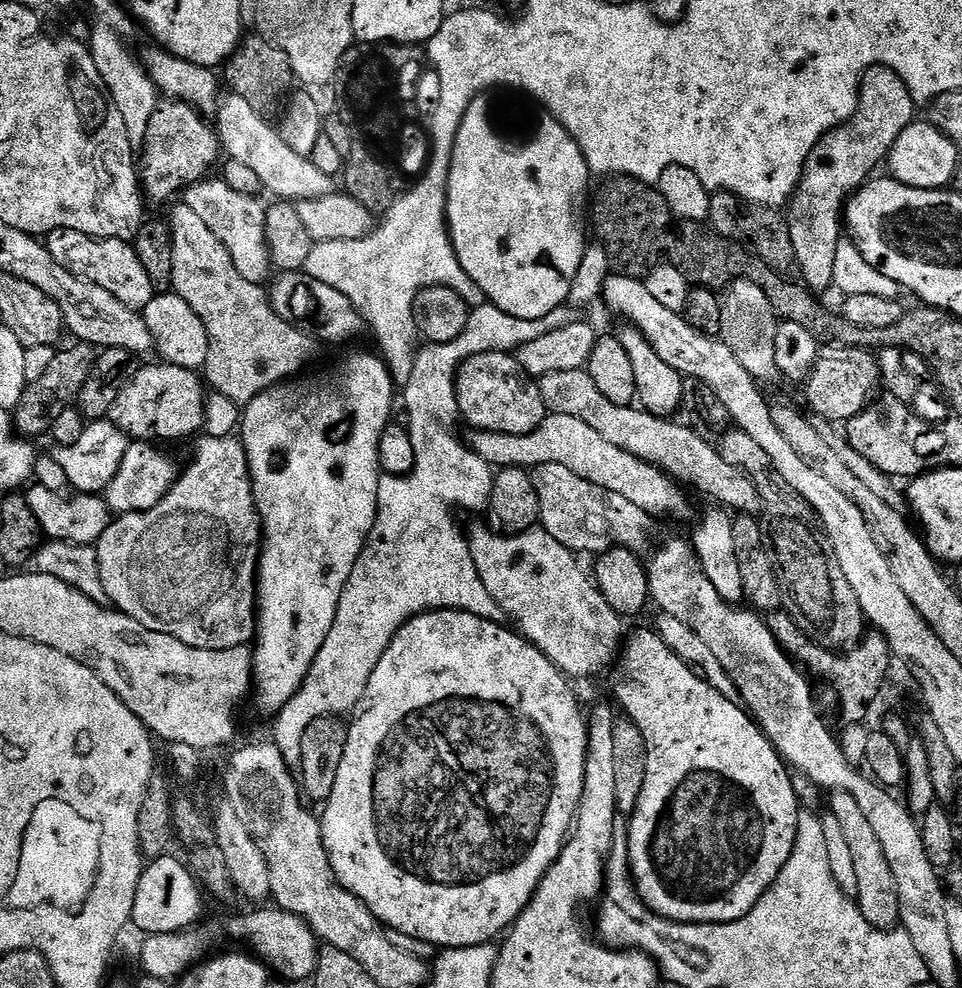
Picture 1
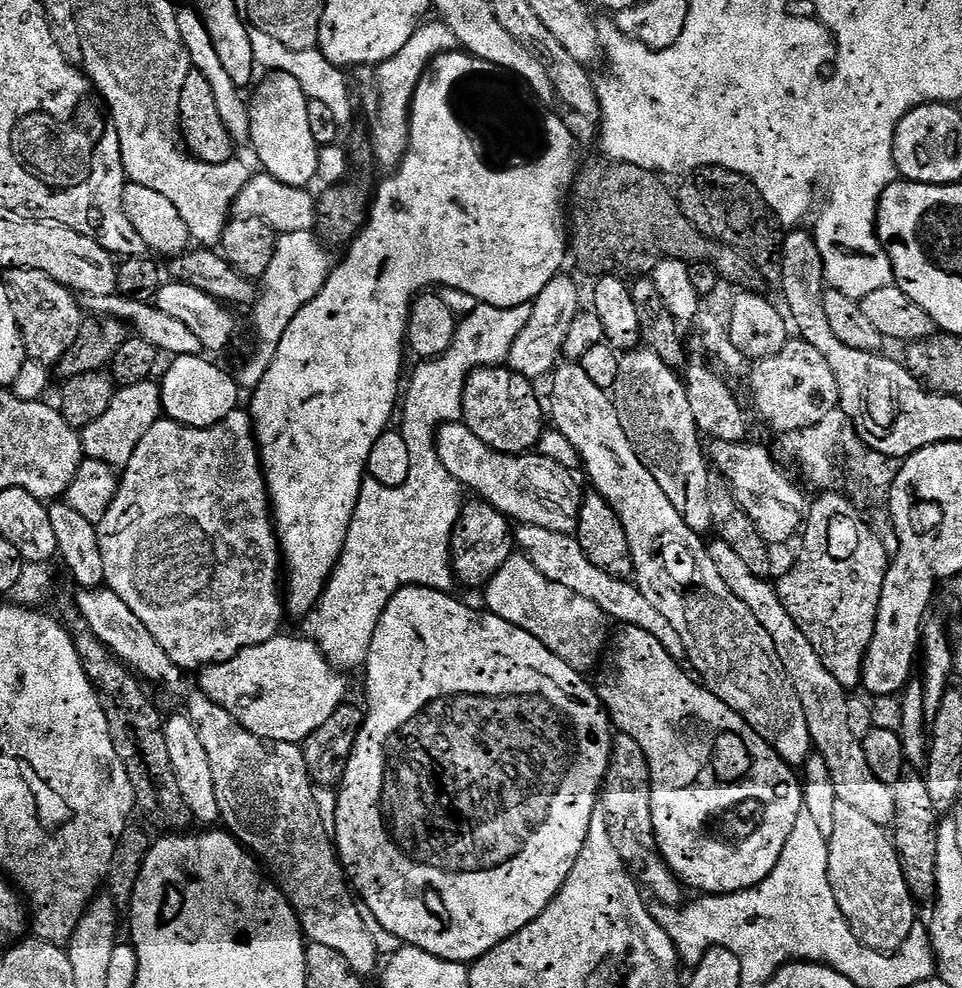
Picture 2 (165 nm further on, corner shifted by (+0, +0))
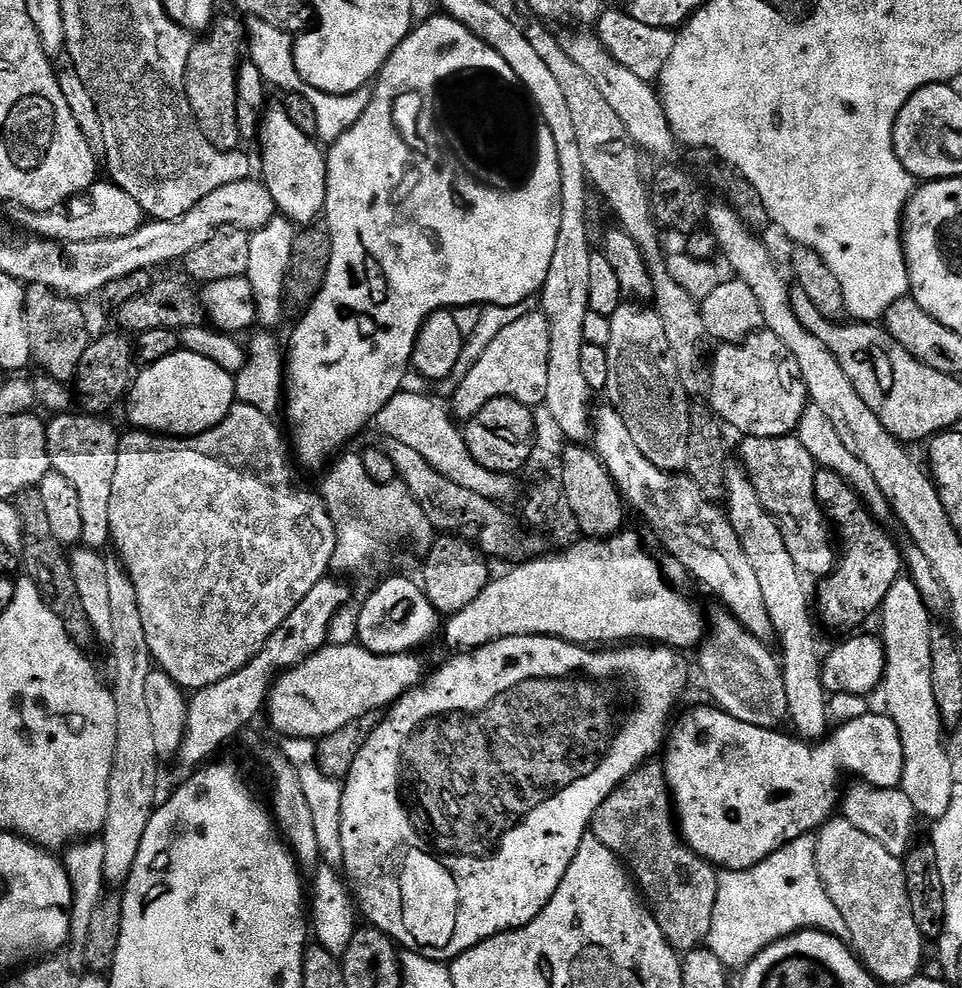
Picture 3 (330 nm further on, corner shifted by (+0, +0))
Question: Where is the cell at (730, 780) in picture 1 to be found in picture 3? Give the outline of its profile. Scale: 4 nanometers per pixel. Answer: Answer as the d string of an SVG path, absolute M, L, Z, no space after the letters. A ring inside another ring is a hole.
M711 707L712 708L692 708L689 712L682 713L683 711L681 711L679 713L678 719L671 729L670 739L663 749L662 763L664 765L664 773L668 779L668 786L672 790L674 812L678 817L678 827L681 836L684 837L685 844L696 851L703 860L710 861L717 869L741 872L747 868L753 868L755 864L765 860L771 852L777 852L779 848L785 848L791 840L796 840L799 836L807 836L815 833L827 820L833 819L835 812L832 811L834 811L835 808L837 811L838 805L841 803L842 784L840 788L840 775L842 775L843 772L849 772L852 778L859 778L863 783L873 784L876 788L900 788L900 771L904 765L904 755L900 749L898 726L894 726L894 722L887 714L880 714L880 716L867 714L854 718L853 721L846 721L836 728L838 729L837 732L835 729L831 734L825 736L823 740L812 743L801 740L792 734L787 736L784 730L750 726L746 722L734 718L728 712L720 711L719 707Z

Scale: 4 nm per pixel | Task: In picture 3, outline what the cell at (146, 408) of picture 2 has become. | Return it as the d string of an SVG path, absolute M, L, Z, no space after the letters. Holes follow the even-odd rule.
M56 414L47 421L48 453L55 472L62 474L78 490L82 510L82 541L91 549L104 550L110 544L110 490L114 490L114 470L118 470L121 433L108 418L96 414Z

